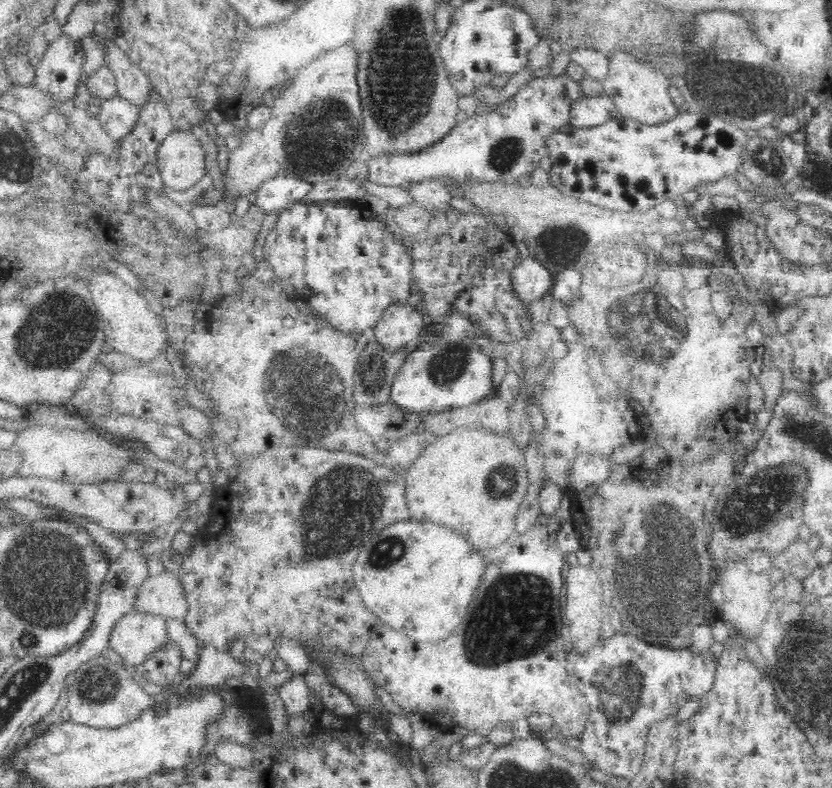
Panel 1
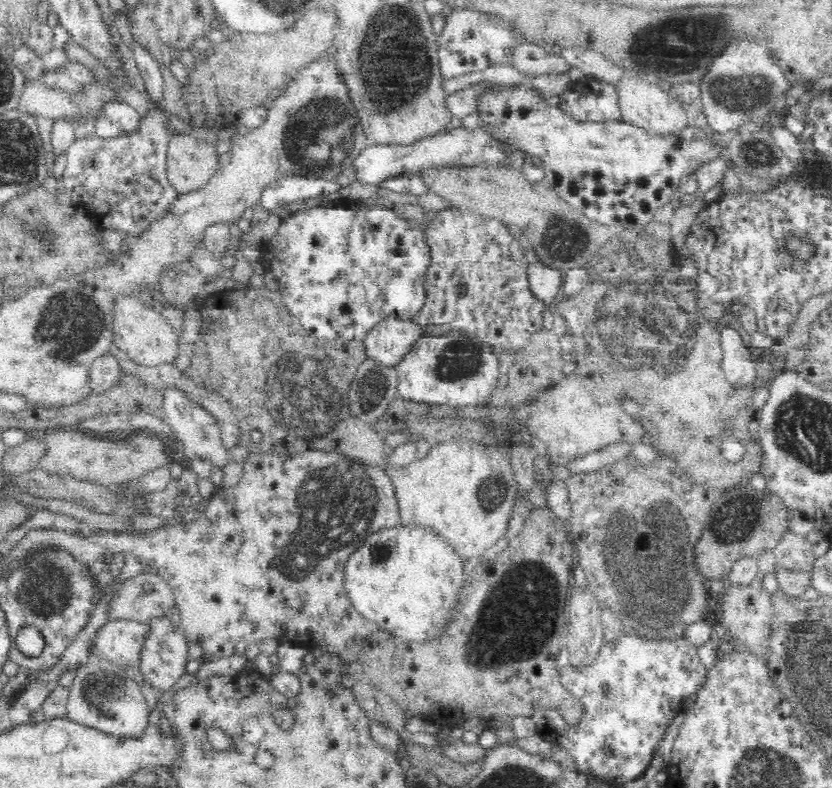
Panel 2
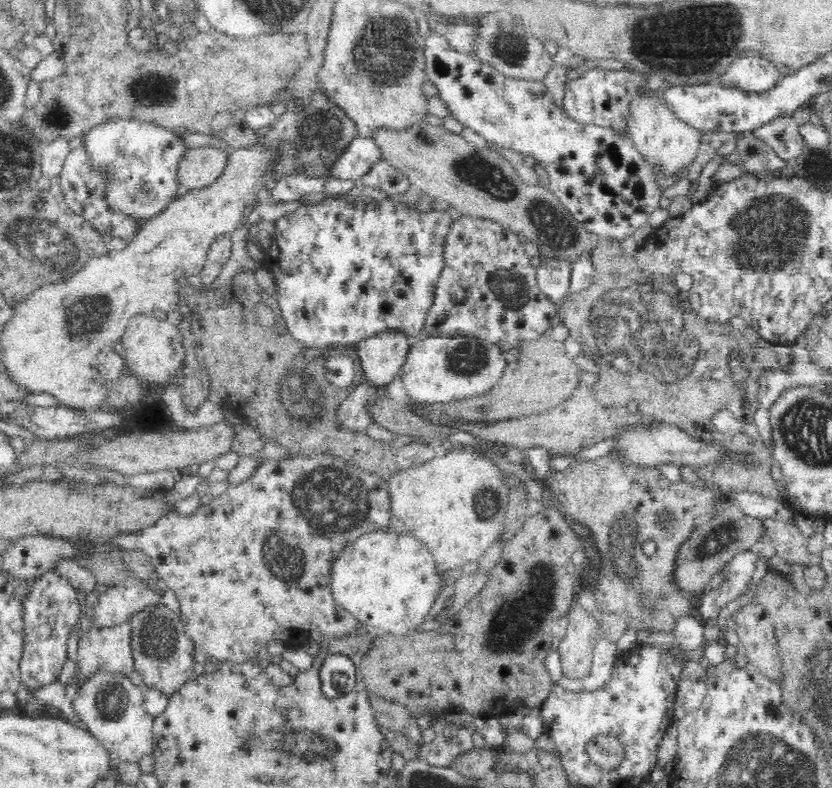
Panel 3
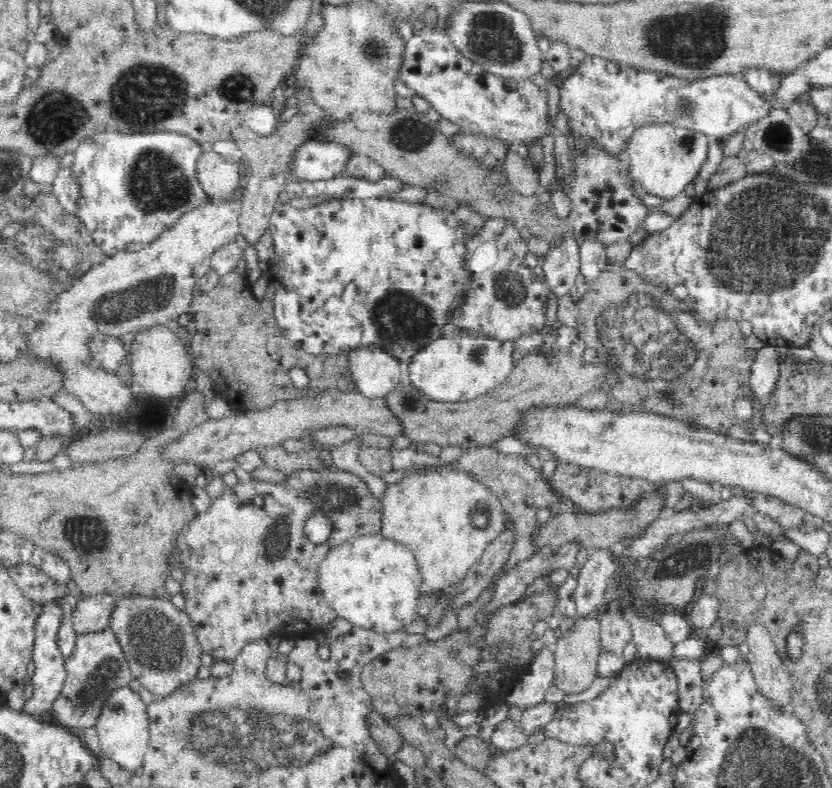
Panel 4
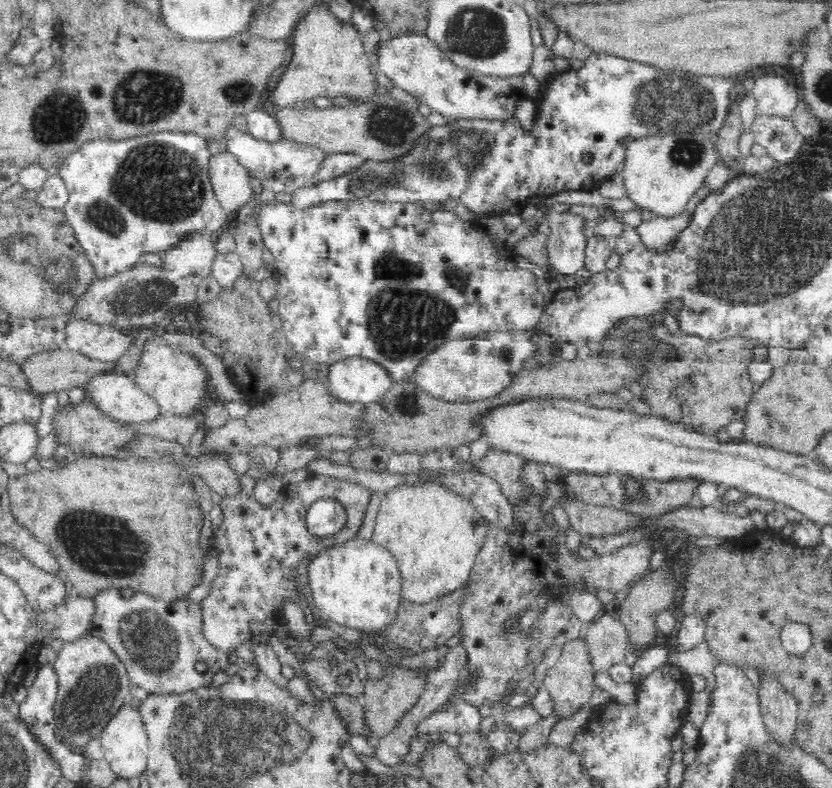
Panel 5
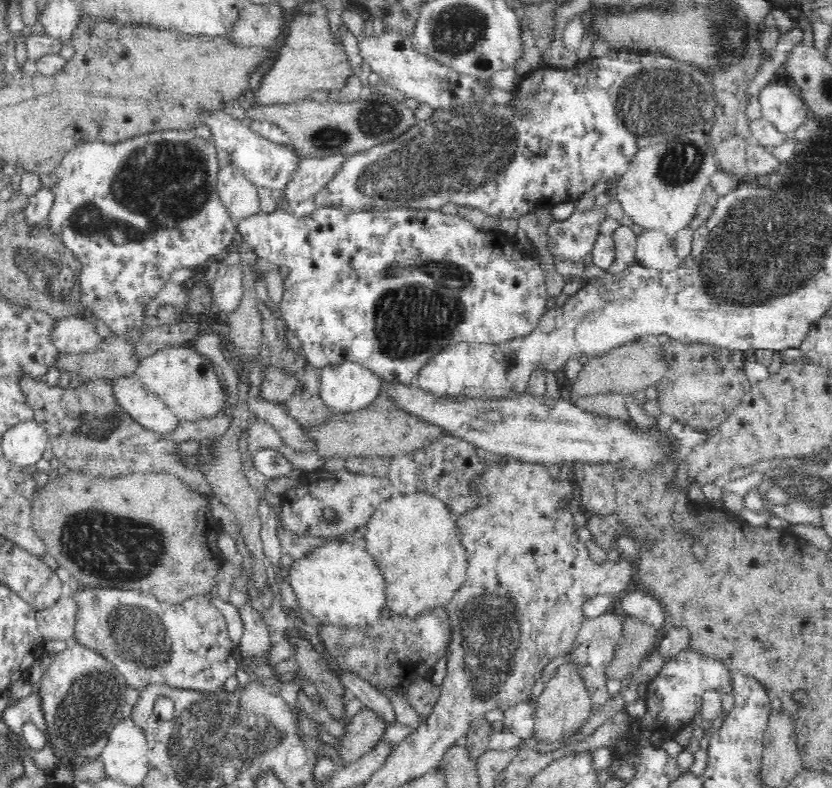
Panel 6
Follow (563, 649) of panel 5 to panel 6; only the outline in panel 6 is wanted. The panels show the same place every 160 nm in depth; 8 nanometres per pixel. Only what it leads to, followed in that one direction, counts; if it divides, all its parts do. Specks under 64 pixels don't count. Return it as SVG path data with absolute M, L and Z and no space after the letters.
M560 662L550 680L544 686L540 696L535 700L536 722L533 735L539 742L554 742L574 734L592 712L592 699L588 694L588 687L578 671L578 665L572 662Z

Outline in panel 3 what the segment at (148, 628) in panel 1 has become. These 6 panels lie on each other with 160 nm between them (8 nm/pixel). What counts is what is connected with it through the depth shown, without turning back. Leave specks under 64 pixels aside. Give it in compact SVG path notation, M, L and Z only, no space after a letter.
M130 621L110 627L93 626L81 636L76 658L79 670L77 686L96 669L128 675L135 670L131 626Z

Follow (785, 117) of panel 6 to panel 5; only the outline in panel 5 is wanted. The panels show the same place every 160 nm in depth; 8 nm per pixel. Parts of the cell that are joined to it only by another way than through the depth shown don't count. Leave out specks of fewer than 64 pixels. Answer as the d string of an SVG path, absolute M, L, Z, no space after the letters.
M771 70L762 71L750 89L756 99L755 108L758 114L790 118L798 95L795 86L783 77L776 76Z

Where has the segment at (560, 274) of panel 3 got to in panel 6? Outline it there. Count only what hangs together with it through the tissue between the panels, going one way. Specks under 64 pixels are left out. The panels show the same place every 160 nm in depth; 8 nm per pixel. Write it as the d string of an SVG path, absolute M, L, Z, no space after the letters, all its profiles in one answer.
M597 208L572 211L567 219L552 218L548 226L548 250L555 262L574 262L582 265L590 254L605 213Z

